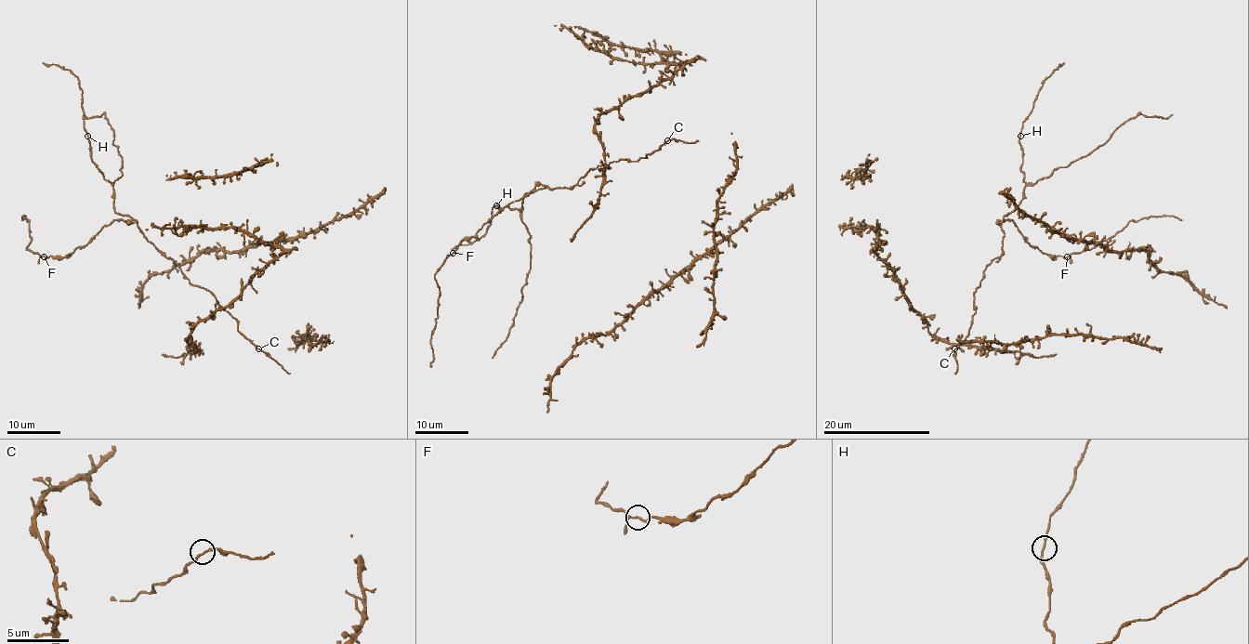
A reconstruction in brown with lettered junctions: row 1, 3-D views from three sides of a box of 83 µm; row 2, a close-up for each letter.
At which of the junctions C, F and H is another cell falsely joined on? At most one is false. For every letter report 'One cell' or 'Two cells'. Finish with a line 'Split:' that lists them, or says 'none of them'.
C: One cell
F: One cell
H: One cell
Split: none of them

